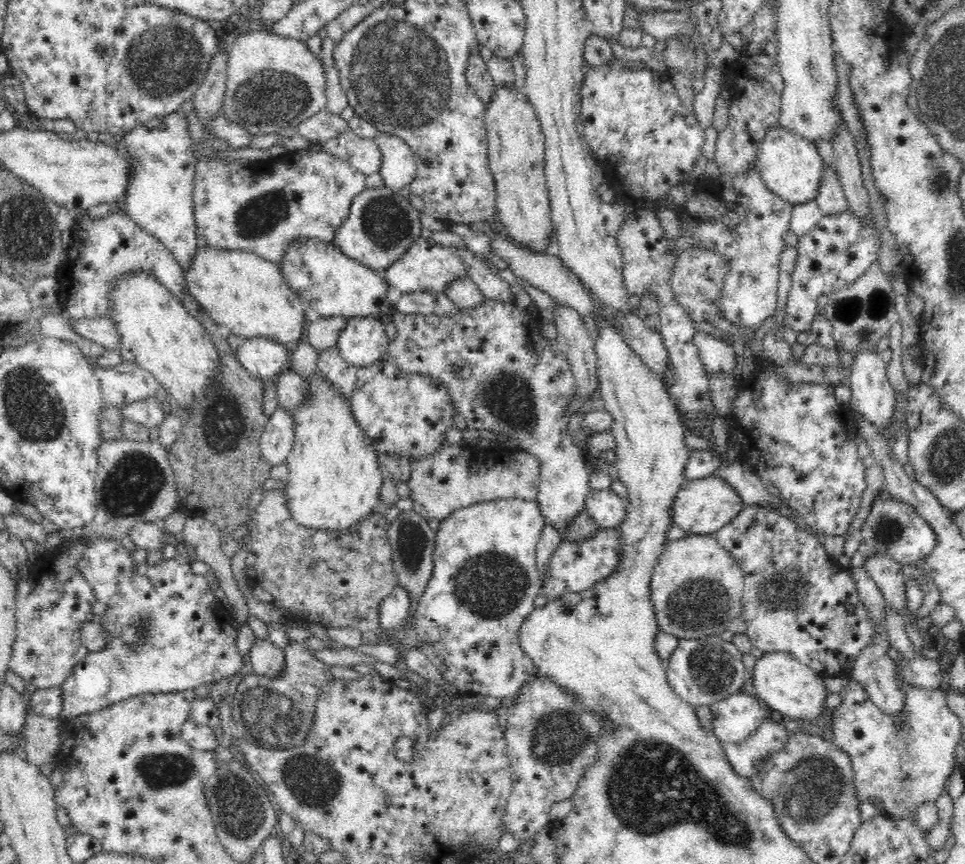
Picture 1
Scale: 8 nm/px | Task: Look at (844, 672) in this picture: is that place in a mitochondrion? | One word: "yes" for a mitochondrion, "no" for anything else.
no

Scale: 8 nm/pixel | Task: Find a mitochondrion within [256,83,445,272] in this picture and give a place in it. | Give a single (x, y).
(386, 222)

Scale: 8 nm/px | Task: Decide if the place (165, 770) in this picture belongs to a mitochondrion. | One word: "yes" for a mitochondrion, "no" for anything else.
yes

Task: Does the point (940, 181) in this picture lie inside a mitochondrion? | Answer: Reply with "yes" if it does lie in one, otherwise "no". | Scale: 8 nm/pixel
yes

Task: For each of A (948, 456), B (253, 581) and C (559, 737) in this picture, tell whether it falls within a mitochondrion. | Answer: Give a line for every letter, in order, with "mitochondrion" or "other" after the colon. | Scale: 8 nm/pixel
A: mitochondrion
B: other
C: mitochondrion

